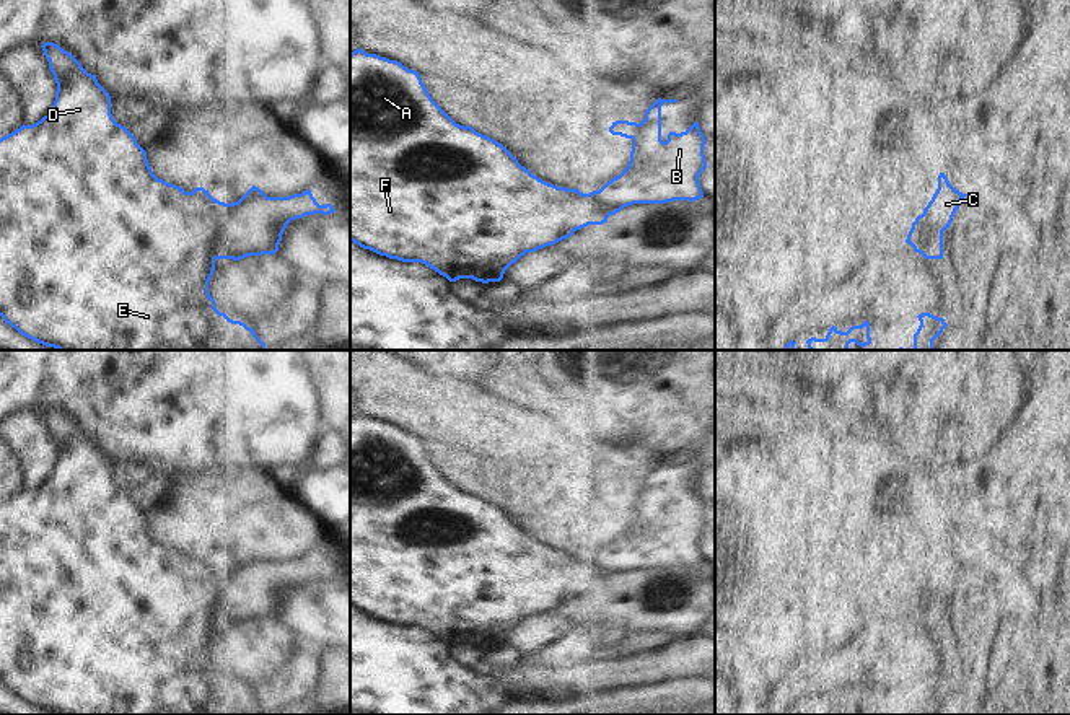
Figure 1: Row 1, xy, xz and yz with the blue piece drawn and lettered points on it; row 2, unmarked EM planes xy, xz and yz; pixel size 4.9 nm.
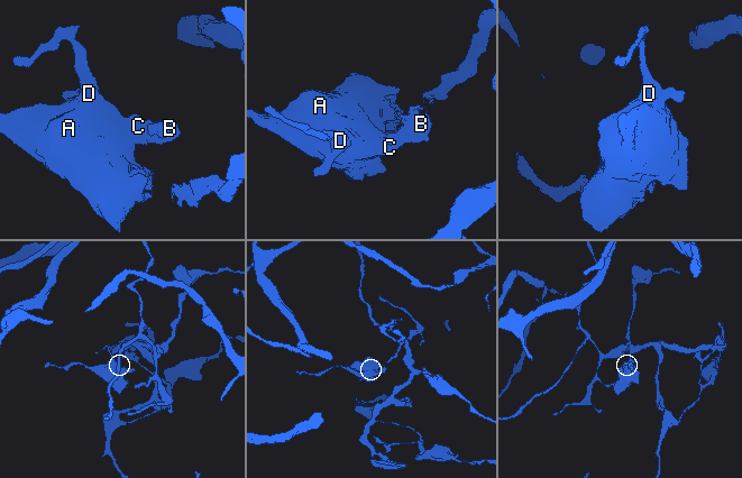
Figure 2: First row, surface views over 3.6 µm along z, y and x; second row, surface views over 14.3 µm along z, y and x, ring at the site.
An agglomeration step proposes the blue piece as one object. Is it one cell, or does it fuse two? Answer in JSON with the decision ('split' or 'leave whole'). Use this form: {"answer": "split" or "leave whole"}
{"answer": "split"}

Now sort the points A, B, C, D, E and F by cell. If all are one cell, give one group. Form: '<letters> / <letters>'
A C D E F / B

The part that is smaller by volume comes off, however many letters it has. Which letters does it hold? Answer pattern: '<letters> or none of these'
B

